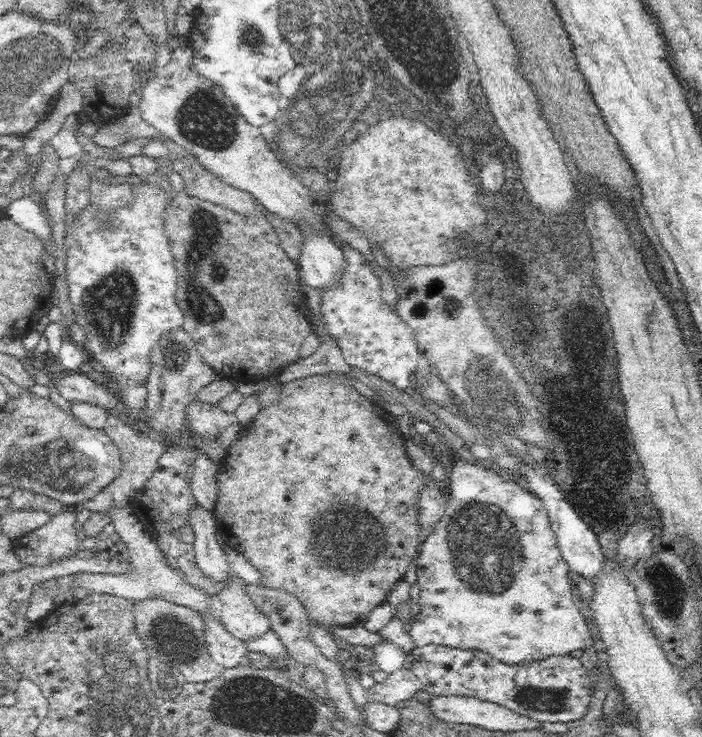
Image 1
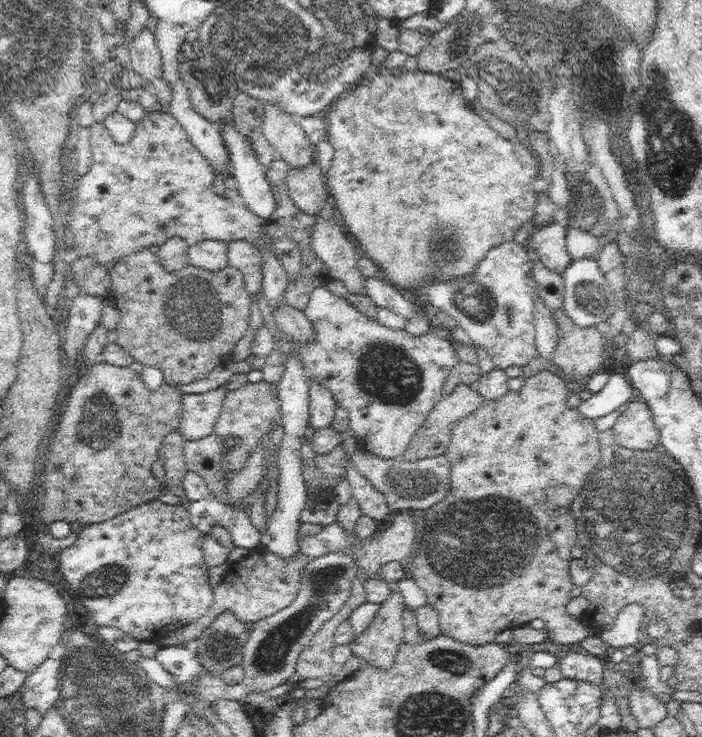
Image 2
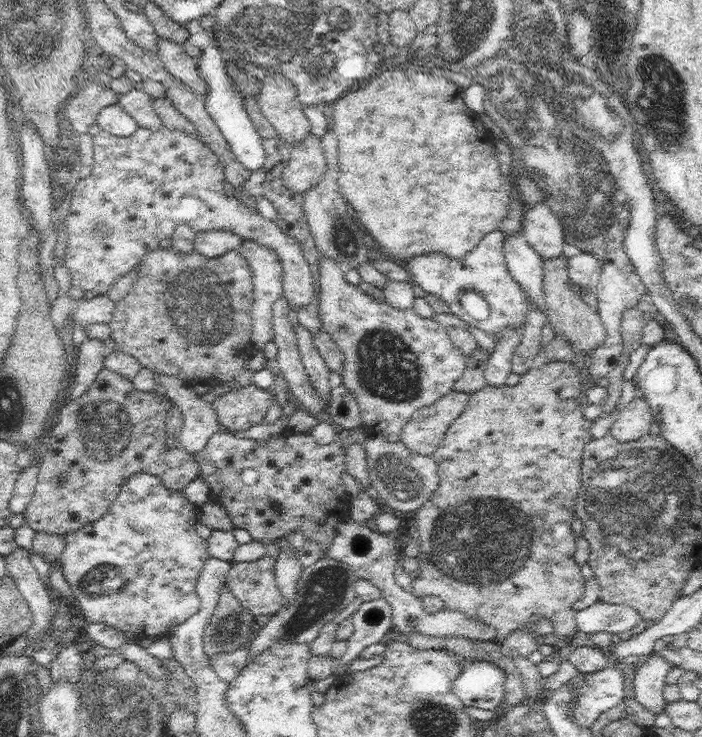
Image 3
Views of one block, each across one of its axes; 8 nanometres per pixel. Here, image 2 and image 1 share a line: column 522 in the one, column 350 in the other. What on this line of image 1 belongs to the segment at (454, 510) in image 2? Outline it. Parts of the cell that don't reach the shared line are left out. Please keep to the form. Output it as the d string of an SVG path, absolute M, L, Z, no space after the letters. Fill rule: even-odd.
M330 374L330 375L314 375L307 378L302 378L294 382L288 382L281 384L280 399L278 403L268 407L262 407L260 412L256 415L250 423L242 425L242 430L238 434L238 438L232 442L232 445L229 446L228 452L223 459L220 467L220 473L218 474L216 481L219 484L218 496L215 507L213 508L213 515L215 518L215 526L217 530L220 531L220 534L223 534L225 542L228 543L235 551L241 552L245 558L254 566L260 573L262 578L262 584L268 586L270 589L278 588L293 594L300 602L302 606L305 607L307 613L310 616L312 625L318 625L325 628L331 628L333 626L358 626L364 625L366 619L368 619L369 614L372 612L372 609L375 609L379 604L382 604L387 600L388 594L391 593L392 587L396 584L396 581L402 579L405 575L405 572L408 570L409 564L412 562L413 558L417 556L417 552L420 549L419 546L419 498L420 491L423 488L423 485L427 482L427 476L423 474L420 470L417 470L410 461L408 453L404 446L404 438L401 435L401 430L396 424L397 418L392 416L390 412L387 412L379 406L377 402L373 399L366 398L359 394L354 387L348 384L349 376L343 374ZM399 504L406 504L406 512L400 513L398 511ZM350 510L358 510L358 512L350 512ZM352 516L352 518L350 518ZM356 518L356 520L354 520ZM354 520L354 522L350 522Z

